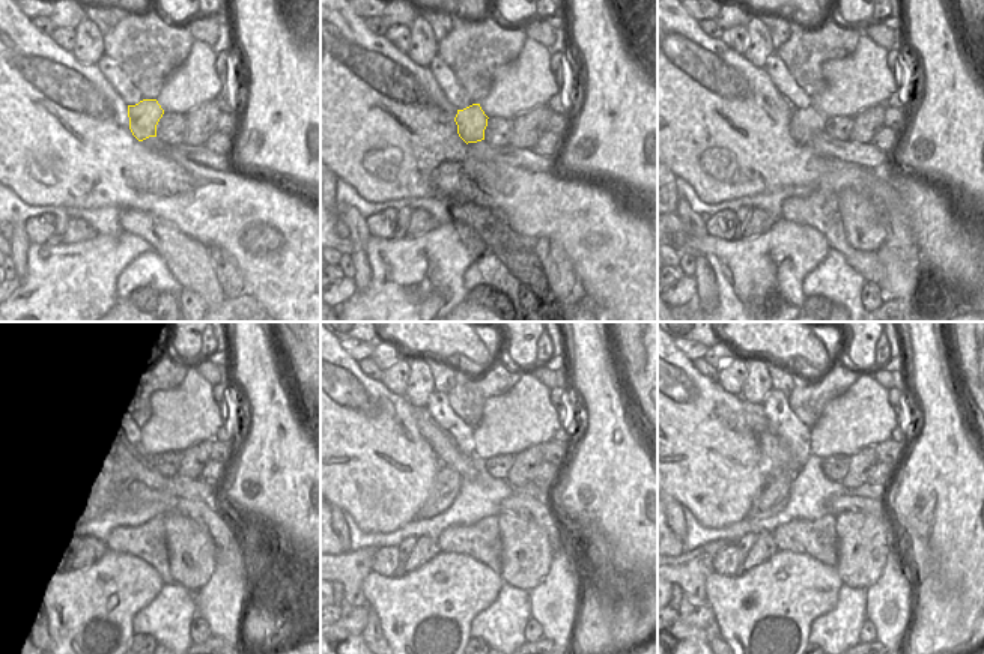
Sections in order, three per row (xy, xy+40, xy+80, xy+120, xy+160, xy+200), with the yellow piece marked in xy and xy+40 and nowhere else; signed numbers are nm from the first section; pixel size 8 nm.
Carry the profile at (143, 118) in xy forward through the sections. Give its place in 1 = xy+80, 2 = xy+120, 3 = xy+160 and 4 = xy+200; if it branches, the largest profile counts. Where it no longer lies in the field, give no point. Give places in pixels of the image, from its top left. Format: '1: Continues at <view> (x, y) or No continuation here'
1: Continues at xy+80 (805, 124)
2: Continues at xy+120 (118, 480)
3: Continues at xy+160 (447, 481)
4: Continues at xy+200 (772, 498).

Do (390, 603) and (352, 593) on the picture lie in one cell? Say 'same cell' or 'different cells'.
different cells

